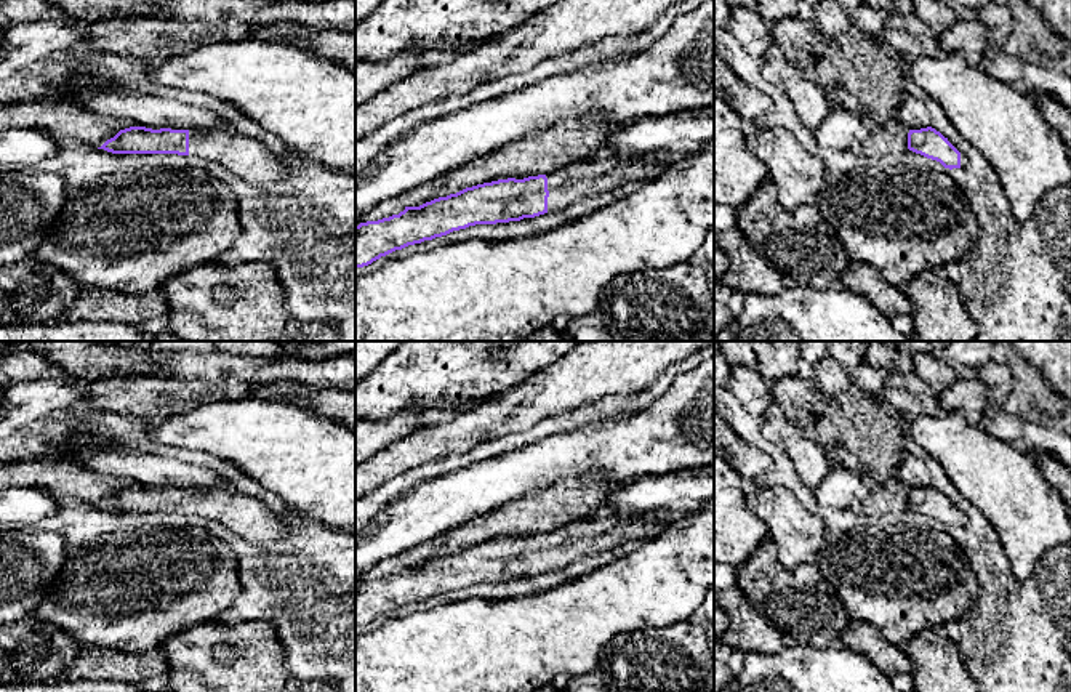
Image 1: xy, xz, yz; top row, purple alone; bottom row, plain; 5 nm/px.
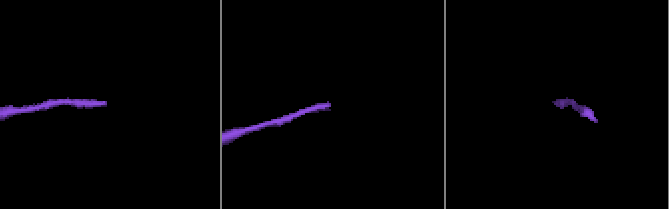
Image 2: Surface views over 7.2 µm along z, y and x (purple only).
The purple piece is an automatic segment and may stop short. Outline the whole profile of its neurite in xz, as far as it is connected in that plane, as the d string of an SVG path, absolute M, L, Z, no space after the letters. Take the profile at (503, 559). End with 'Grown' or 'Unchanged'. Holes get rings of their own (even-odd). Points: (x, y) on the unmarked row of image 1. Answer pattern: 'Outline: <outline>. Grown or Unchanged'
Outline: M660 509L570 522L548 533L507 537L466 546L399 573L355 585L355 626L395 609L475 583L496 583L557 572L629 540L655 538L682 511Z. Grown

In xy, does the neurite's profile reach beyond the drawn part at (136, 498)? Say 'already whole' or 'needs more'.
needs more

